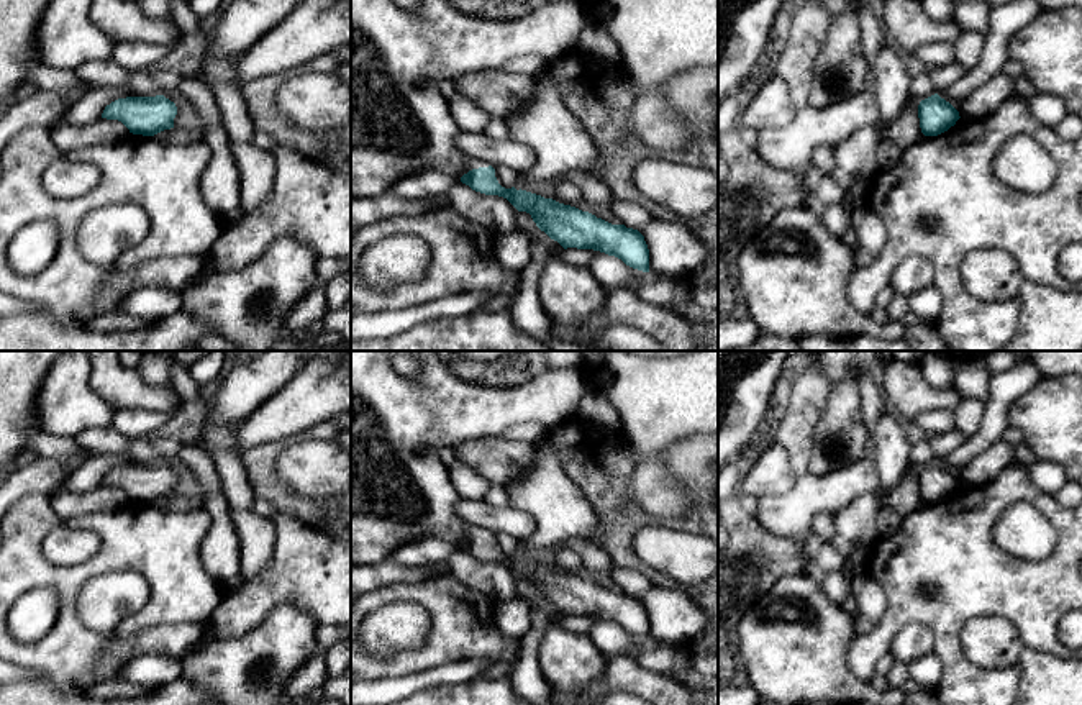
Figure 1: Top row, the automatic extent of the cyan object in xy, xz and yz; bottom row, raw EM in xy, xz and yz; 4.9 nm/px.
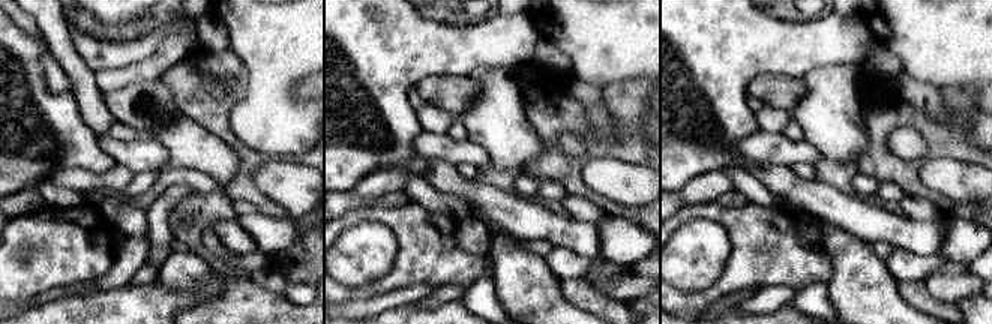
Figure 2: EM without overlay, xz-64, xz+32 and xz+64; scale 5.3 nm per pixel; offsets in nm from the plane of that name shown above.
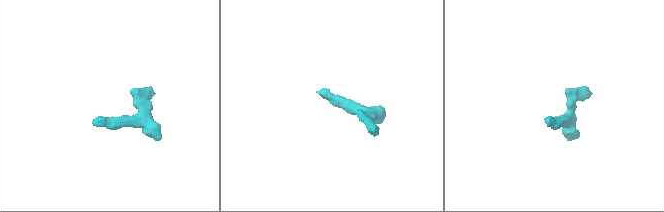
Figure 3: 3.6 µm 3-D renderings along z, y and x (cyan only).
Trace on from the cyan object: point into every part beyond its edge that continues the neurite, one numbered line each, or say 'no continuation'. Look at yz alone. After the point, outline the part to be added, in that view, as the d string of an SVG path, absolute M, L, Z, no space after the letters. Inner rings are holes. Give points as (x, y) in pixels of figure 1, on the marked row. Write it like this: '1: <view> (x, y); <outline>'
no continuation

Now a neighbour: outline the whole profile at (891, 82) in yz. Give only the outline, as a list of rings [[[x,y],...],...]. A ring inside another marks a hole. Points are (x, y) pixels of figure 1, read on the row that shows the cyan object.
[[[884,44],[877,52],[871,90],[877,98],[882,125],[890,125],[900,115],[912,92],[912,77],[895,44]]]

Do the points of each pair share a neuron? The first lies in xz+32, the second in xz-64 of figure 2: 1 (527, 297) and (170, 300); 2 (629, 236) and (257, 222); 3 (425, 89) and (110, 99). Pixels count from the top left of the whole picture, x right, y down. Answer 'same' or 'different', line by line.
1: different
2: same
3: same

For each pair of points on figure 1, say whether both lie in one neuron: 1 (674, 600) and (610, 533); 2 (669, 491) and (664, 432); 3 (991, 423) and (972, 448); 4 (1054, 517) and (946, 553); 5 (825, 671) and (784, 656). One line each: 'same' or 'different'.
1: different
2: same
3: same
4: same
5: same

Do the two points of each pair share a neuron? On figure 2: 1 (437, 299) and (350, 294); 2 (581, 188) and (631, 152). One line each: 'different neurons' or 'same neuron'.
1: different neurons
2: same neuron

